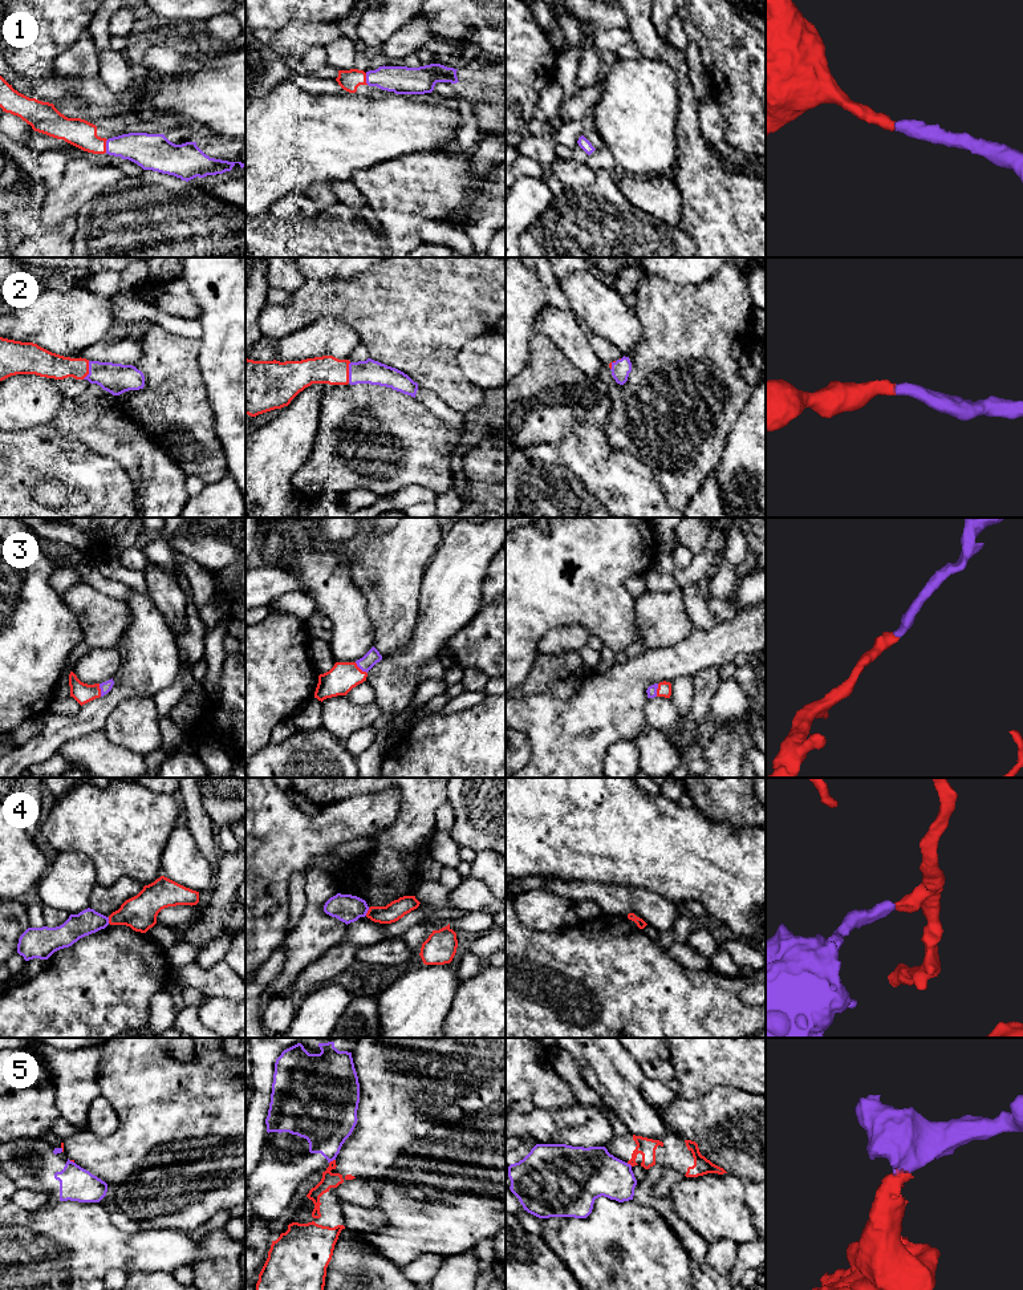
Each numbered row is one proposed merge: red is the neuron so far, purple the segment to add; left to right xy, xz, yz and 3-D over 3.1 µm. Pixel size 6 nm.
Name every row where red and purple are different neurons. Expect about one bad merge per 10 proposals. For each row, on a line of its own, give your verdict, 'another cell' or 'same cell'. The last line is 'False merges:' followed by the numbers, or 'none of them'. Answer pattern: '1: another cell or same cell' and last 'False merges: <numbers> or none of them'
1: same cell
2: same cell
3: same cell
4: another cell
5: another cell
False merges: 4, 5

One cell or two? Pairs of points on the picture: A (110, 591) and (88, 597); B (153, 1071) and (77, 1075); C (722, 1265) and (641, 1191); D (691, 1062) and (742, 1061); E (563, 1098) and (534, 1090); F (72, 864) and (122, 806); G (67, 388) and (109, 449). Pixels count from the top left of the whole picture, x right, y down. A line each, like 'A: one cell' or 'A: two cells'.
A: two cells
B: two cells
C: two cells
D: one cell
E: one cell
F: two cells
G: two cells

